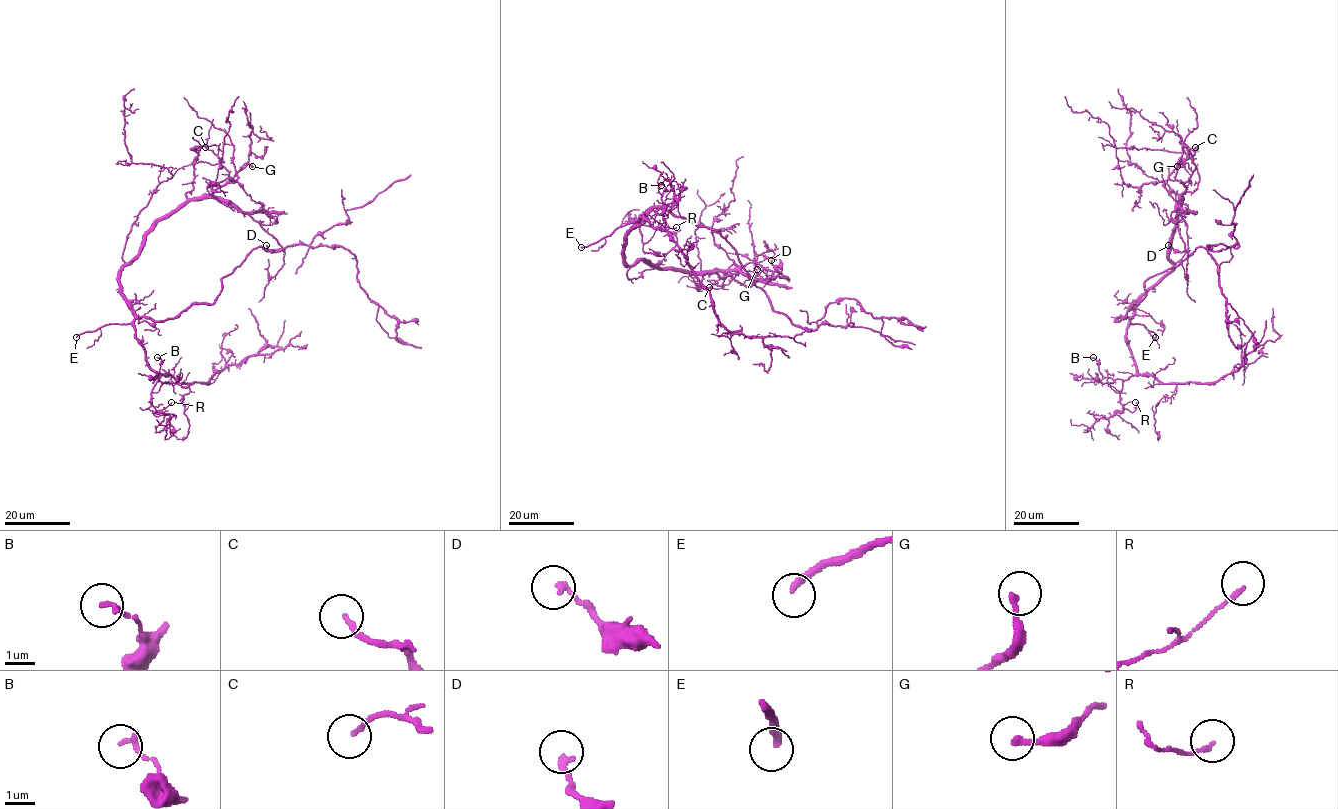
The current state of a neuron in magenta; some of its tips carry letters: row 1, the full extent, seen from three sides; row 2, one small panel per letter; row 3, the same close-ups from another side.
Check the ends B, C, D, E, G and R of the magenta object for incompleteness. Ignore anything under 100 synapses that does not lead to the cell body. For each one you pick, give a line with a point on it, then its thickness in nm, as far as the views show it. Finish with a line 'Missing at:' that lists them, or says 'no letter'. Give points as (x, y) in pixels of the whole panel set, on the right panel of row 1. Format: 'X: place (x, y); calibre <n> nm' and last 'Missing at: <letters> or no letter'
E: place (1155, 337); calibre 280 nm
Missing at: E

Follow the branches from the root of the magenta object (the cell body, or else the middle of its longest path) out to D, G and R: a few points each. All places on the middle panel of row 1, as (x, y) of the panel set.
D: (659, 207), (627, 234), (626, 264), (643, 260), (661, 269), (714, 272), (757, 262), (786, 276), (771, 260)
G: (659, 207), (627, 234), (626, 264), (643, 260), (661, 269), (716, 272), (740, 283), (752, 278), (757, 269)
R: (659, 207), (638, 220), (662, 228), (665, 220), (656, 211), (651, 216), (659, 223), (676, 227)

